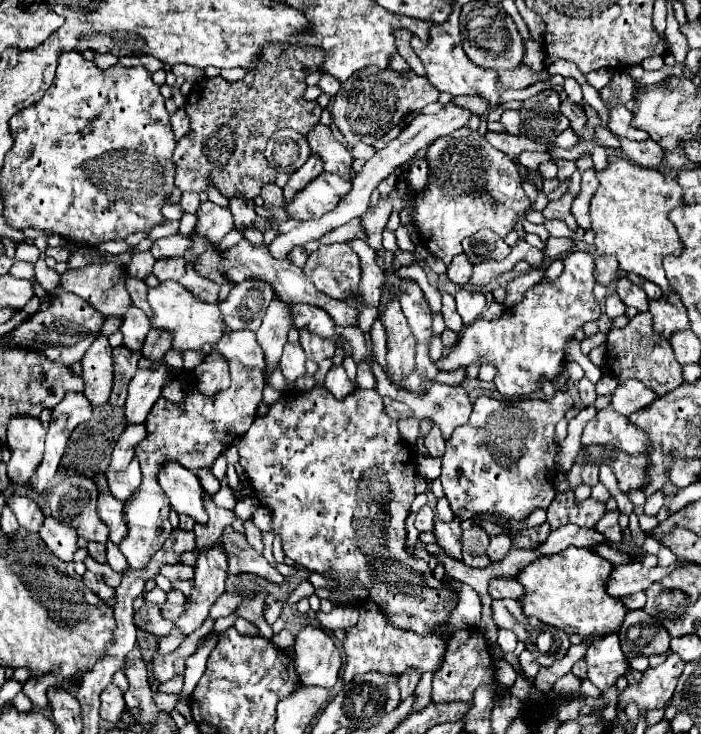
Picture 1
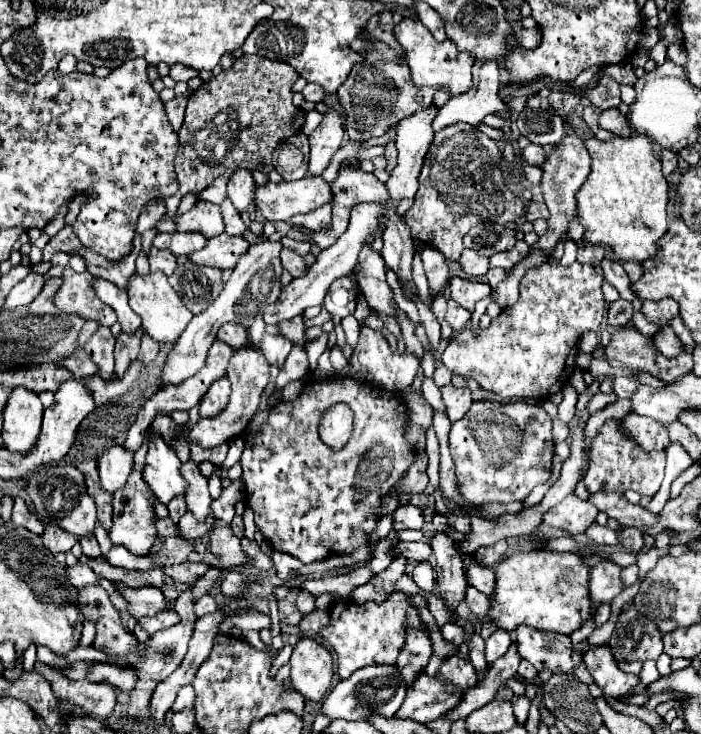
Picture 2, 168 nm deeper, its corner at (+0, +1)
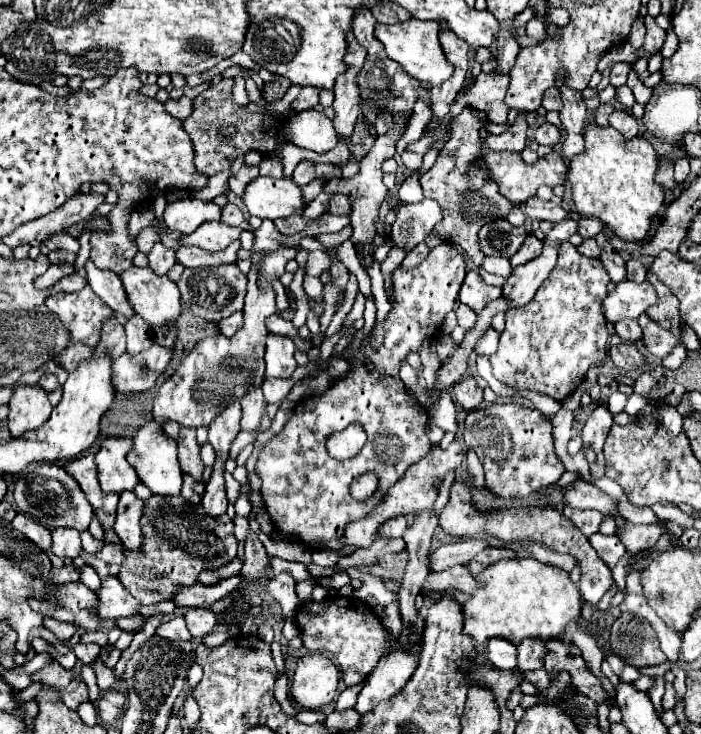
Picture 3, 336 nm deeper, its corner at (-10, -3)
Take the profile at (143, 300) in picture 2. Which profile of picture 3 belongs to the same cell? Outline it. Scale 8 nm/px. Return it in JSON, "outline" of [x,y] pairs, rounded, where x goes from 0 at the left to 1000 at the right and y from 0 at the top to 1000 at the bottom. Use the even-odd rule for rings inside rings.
{"outline":[[[195,362],[175,368],[170,376],[187,420],[210,441],[233,444],[241,436],[252,436],[252,428],[258,428],[258,411],[250,384],[238,376],[218,373],[213,365]]]}

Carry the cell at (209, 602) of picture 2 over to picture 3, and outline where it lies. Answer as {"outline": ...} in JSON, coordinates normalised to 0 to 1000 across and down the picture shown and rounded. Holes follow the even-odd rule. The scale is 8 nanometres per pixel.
{"outline":[[[270,828],[267,834],[261,834],[264,839],[264,847],[267,847],[267,856],[272,861],[275,887],[277,891],[281,880],[288,876],[290,866],[295,866],[304,853],[307,853],[307,834],[295,831],[295,828]]]}

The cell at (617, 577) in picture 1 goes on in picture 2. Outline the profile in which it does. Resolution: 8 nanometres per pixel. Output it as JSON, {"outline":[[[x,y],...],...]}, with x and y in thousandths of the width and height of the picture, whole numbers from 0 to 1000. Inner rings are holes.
{"outline":[[[857,766],[843,774],[843,793],[840,793],[840,807],[846,820],[869,820],[880,809],[889,807],[889,793],[886,793],[886,771],[874,766]]]}

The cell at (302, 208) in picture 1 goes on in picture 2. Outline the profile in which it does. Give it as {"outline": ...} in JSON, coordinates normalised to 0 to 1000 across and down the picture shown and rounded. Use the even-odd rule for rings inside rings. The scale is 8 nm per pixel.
{"outline":[[[435,240],[429,245],[421,248],[381,248],[381,253],[367,256],[364,262],[364,278],[369,283],[369,289],[375,292],[378,300],[395,300],[395,302],[409,302],[415,300],[421,292],[438,292],[444,286],[452,286],[464,278],[475,275],[475,259],[472,251],[464,248],[458,240]]]}

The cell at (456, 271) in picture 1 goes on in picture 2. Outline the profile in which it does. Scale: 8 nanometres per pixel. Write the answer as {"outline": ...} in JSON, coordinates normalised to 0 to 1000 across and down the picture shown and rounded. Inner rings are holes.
{"outline":[[[660,341],[658,351],[655,351],[655,360],[660,365],[660,371],[669,376],[669,379],[683,379],[683,376],[692,376],[695,368],[698,368],[698,354],[683,349],[680,343],[675,341]]]}

